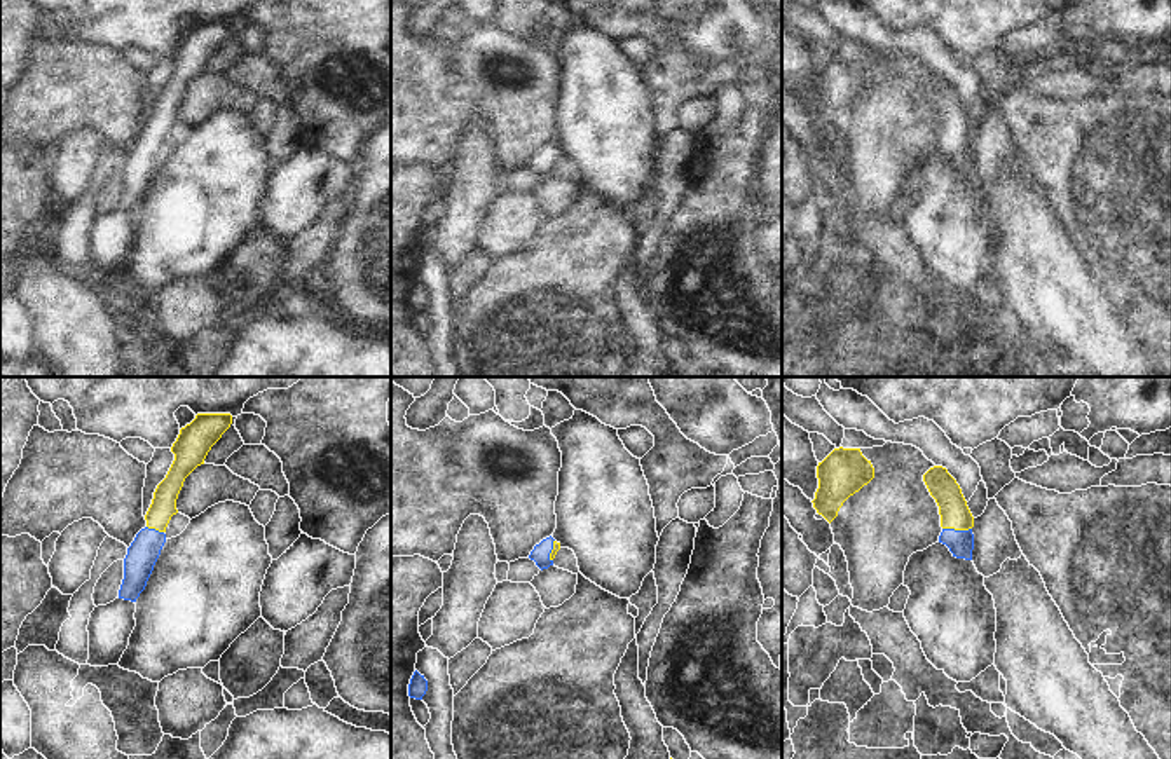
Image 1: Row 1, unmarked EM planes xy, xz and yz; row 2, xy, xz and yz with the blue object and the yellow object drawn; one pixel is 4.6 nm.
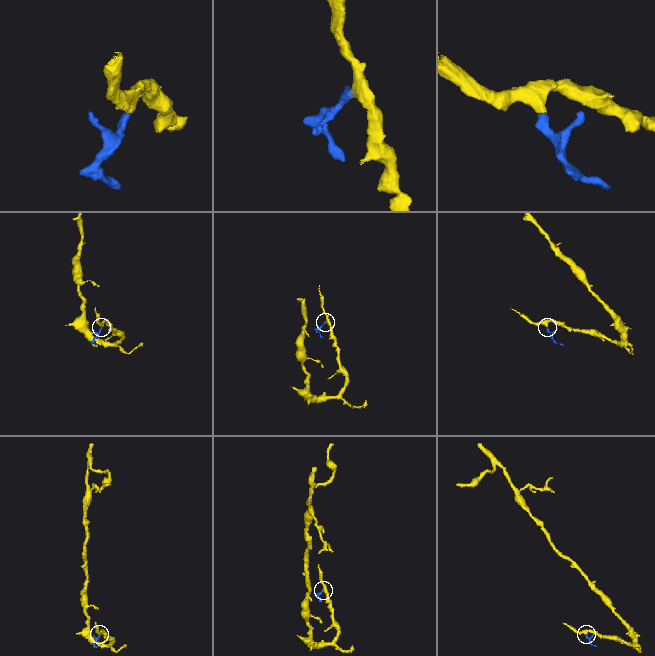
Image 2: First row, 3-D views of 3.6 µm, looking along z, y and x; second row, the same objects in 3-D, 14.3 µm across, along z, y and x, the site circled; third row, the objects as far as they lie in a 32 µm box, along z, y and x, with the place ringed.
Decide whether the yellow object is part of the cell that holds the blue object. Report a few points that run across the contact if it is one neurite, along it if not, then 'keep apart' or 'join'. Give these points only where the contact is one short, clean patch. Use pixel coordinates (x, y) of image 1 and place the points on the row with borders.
line yz (960, 543), (957, 531), (953, 510); join

